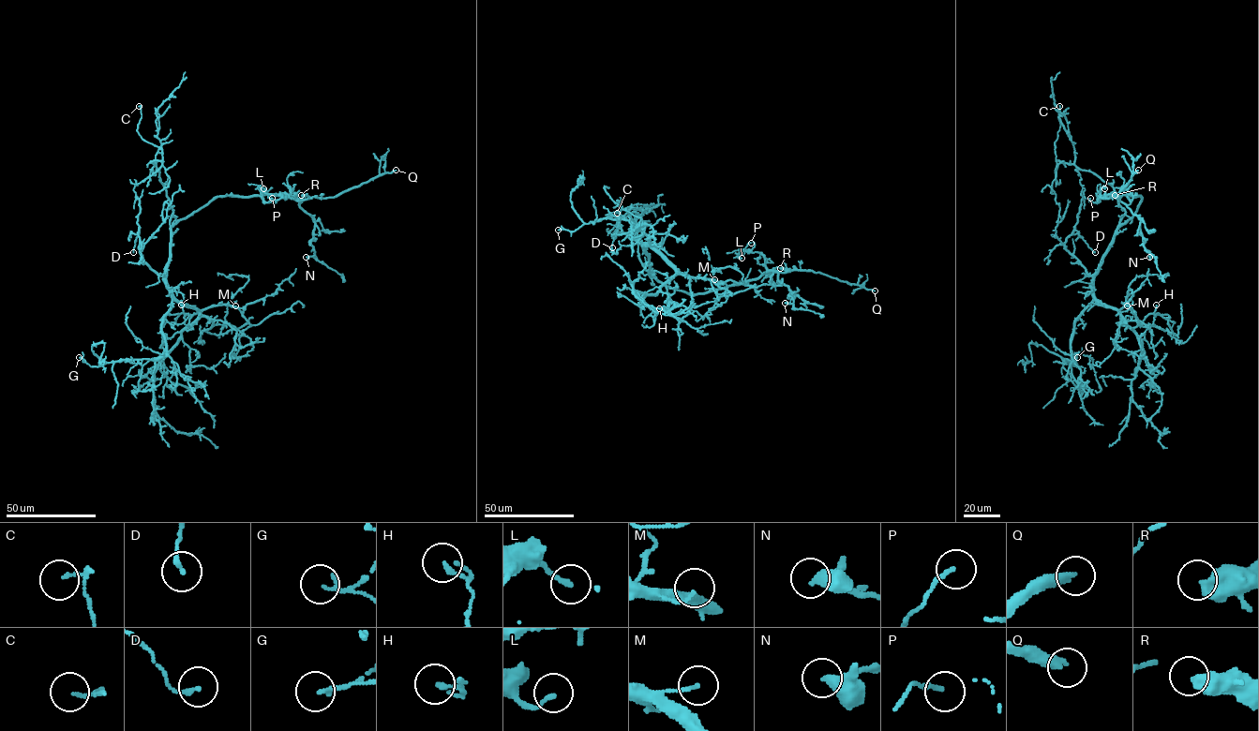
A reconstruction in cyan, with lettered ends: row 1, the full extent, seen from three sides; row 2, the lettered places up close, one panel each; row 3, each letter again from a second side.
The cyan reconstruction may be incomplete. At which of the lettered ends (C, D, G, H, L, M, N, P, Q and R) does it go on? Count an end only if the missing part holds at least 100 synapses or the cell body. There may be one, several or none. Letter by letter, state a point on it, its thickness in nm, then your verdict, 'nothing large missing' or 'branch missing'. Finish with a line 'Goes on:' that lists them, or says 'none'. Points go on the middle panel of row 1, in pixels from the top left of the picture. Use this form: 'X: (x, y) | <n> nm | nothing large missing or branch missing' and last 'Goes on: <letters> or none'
C: (617, 213) | 90 nm | nothing large missing
D: (612, 247) | 170 nm | nothing large missing
G: (558, 230) | 140 nm | nothing large missing
H: (659, 308) | 130 nm | nothing large missing
L: (741, 258) | 180 nm | nothing large missing
M: (714, 279) | 120 nm | nothing large missing
N: (785, 303) | 340 nm | nothing large missing
P: (751, 243) | 170 nm | nothing large missing
Q: (875, 290) | 340 nm | branch missing
R: (780, 268) | 600 nm | nothing large missing
Goes on: Q

